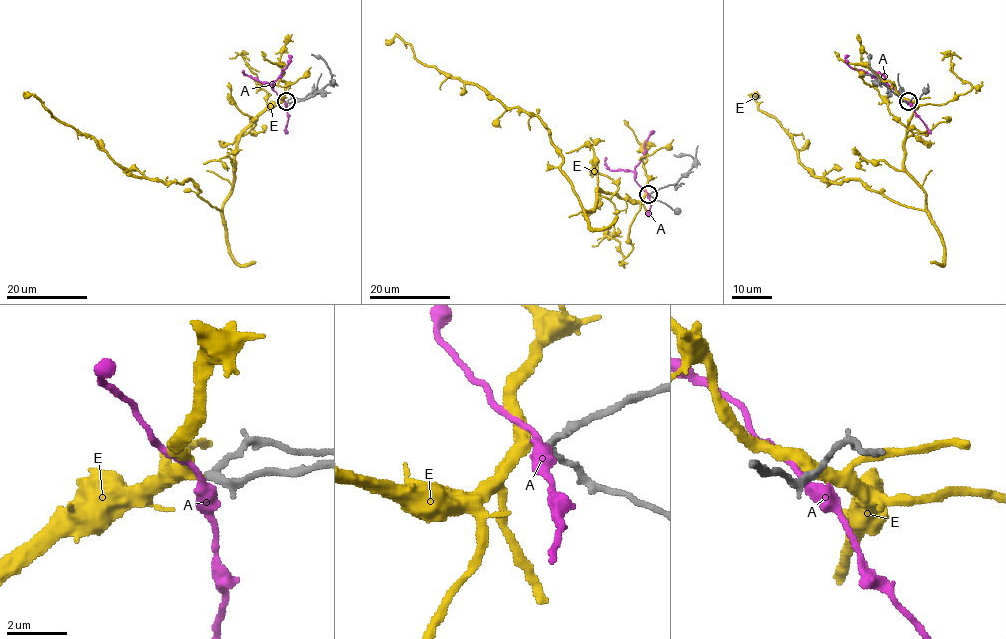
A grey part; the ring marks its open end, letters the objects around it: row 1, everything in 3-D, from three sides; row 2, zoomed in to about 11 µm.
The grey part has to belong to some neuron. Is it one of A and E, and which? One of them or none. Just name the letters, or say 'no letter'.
E

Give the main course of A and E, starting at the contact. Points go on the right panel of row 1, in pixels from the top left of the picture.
A: (908, 102), (896, 90), (862, 70), (852, 68), (845, 60), (849, 55)
E: (908, 101), (915, 105), (904, 171), (925, 194), (923, 209), (858, 180), (817, 178), (750, 95), (759, 96)

